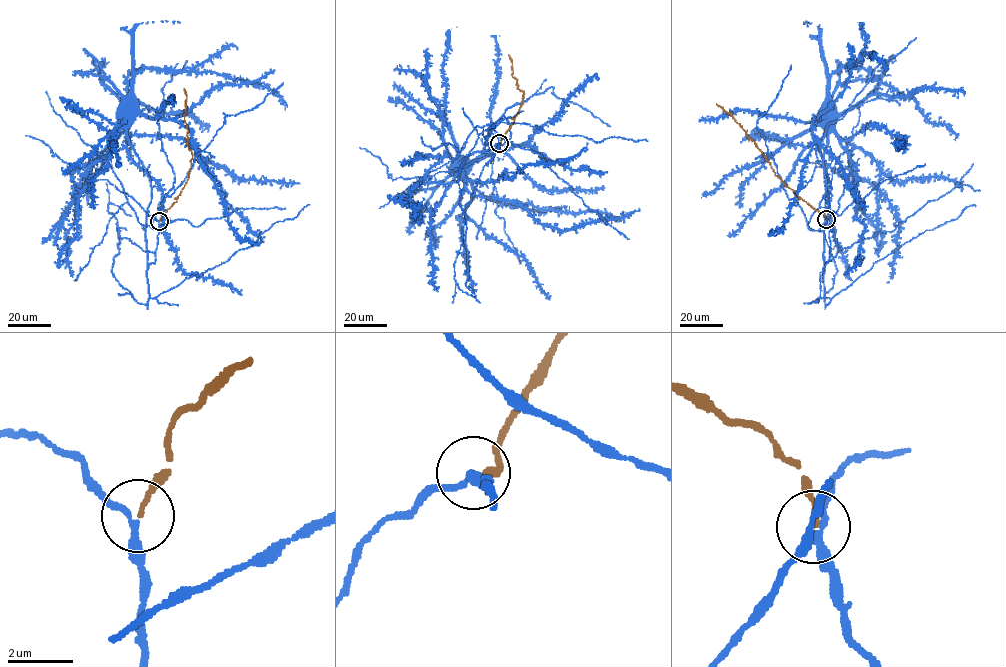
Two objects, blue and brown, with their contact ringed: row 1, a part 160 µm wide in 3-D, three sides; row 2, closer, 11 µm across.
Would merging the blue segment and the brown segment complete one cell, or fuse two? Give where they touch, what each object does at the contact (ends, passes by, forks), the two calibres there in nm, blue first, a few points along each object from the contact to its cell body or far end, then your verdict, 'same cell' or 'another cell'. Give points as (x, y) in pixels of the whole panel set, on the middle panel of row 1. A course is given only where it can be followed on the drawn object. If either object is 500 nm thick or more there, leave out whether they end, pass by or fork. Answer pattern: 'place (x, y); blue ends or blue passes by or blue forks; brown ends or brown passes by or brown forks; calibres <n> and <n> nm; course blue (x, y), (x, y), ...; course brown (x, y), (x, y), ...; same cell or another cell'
place (499, 143); blue passes by; brown ends; calibres 200 and 150 nm; course blue (499, 143), (498, 149), (498, 137), (490, 133), (485, 140), (488, 150), (456, 162); course brown (499, 143), (518, 113), (524, 92), (518, 88), (517, 80), (512, 76), (508, 54); same cell

